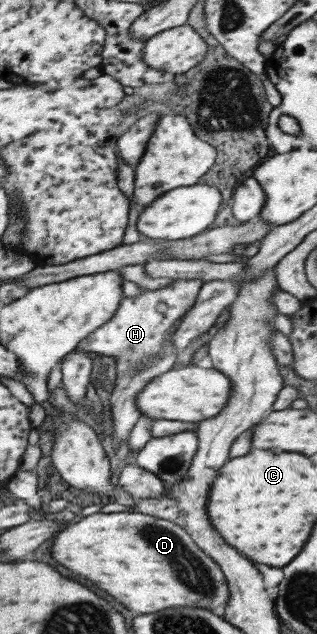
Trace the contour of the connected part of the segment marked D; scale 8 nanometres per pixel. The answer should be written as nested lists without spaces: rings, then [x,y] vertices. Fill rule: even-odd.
[[[99,511],[88,516],[81,518],[79,521],[76,519],[73,522],[68,522],[64,525],[55,535],[50,546],[50,558],[54,562],[58,562],[60,566],[64,566],[70,574],[76,574],[78,578],[90,580],[96,588],[104,590],[108,596],[112,596],[118,604],[122,604],[126,610],[134,612],[134,614],[150,614],[150,612],[158,612],[164,608],[172,608],[172,606],[198,606],[198,608],[205,608],[207,611],[212,612],[216,616],[223,618],[223,610],[227,603],[227,581],[222,574],[222,571],[211,558],[208,558],[193,542],[190,535],[184,532],[177,524],[169,520],[162,520],[154,518],[150,515],[140,514],[134,511],[121,511],[112,513],[100,513]]]

